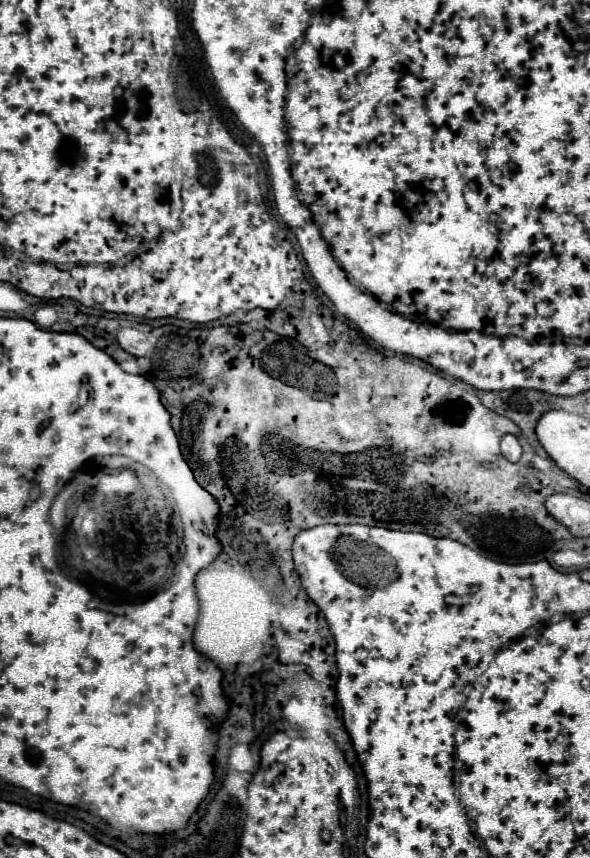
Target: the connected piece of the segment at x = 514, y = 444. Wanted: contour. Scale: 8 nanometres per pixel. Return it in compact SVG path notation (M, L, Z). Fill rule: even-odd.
M505 435L501 439L501 453L509 461L519 461L521 459L521 445L515 435Z

